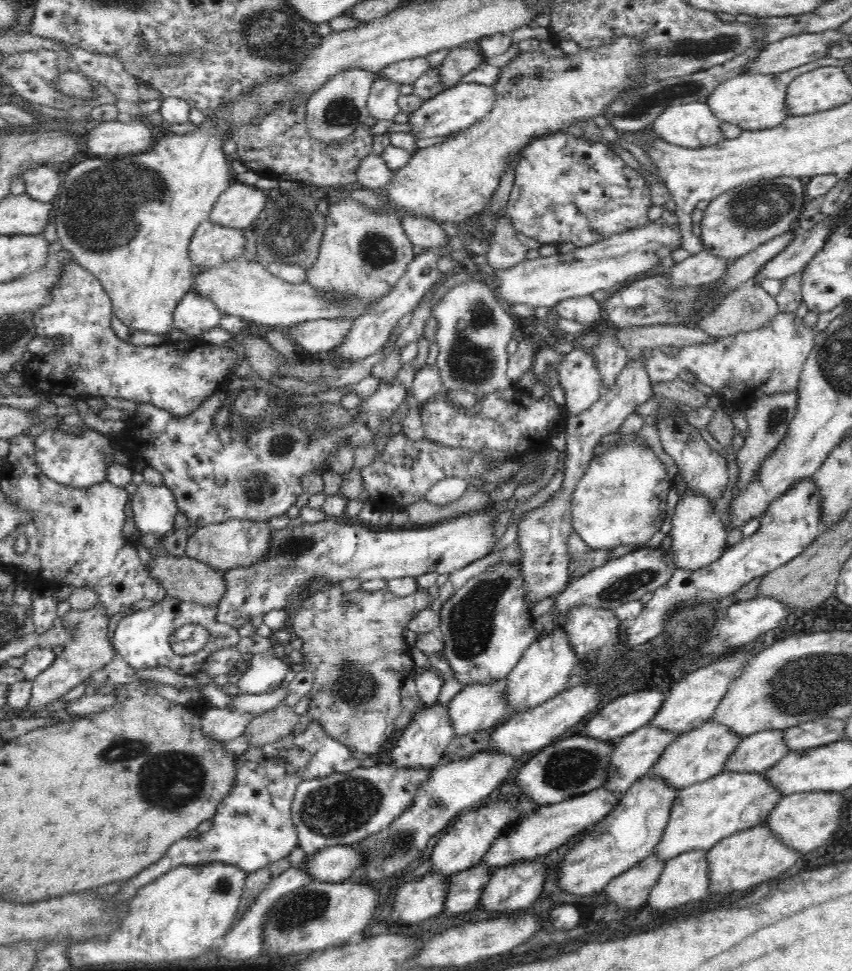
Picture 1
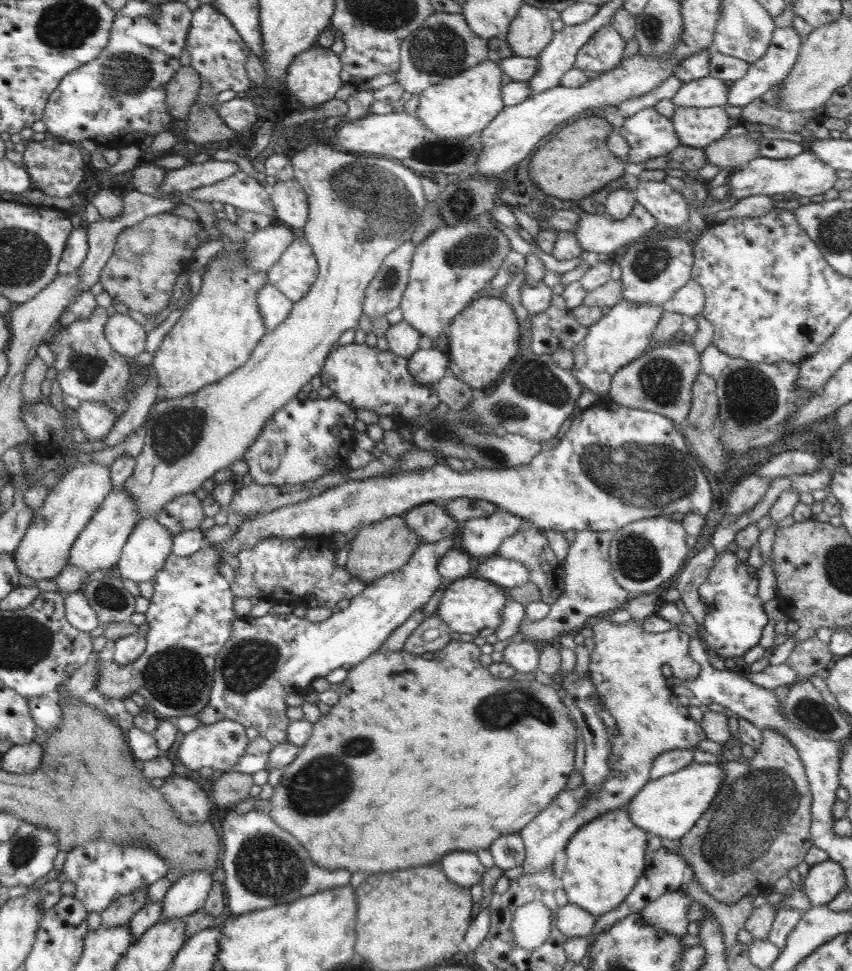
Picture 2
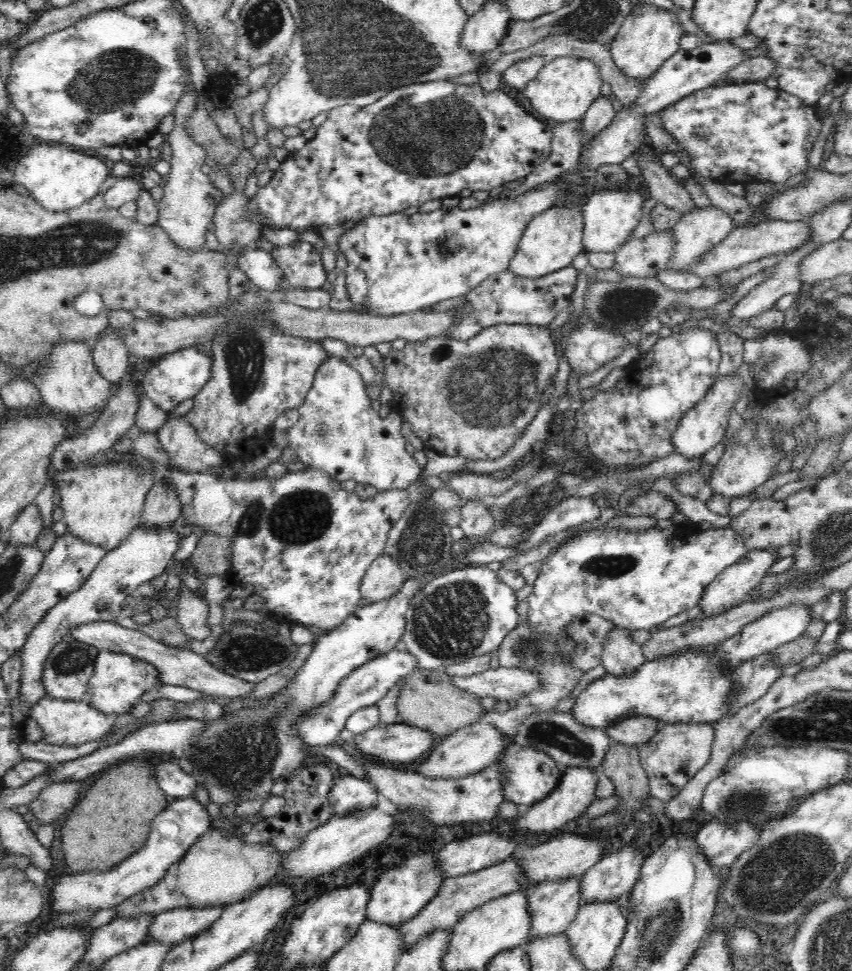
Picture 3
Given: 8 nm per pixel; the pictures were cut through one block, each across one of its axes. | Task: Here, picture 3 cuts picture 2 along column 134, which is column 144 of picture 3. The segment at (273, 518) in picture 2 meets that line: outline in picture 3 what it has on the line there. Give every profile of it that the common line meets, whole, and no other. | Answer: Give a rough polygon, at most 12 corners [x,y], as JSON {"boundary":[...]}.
{"boundary":[[99,651],[90,705],[124,715],[163,685],[158,669],[128,653]]}

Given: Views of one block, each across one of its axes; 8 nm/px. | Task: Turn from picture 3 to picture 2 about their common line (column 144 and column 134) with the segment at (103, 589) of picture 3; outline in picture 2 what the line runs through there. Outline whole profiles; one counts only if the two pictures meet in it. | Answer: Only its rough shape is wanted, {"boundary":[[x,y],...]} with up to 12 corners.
{"boundary":[[156,517],[138,520],[117,561],[120,577],[152,581],[172,552]]}

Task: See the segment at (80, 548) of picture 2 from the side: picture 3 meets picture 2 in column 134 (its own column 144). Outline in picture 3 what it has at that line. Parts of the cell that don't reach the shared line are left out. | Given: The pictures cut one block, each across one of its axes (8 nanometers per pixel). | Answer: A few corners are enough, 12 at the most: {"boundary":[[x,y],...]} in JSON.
{"boundary":[[158,482],[146,496],[140,526],[170,528],[181,515],[178,492]]}

